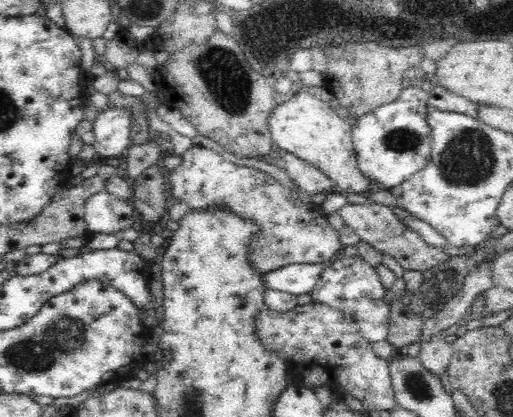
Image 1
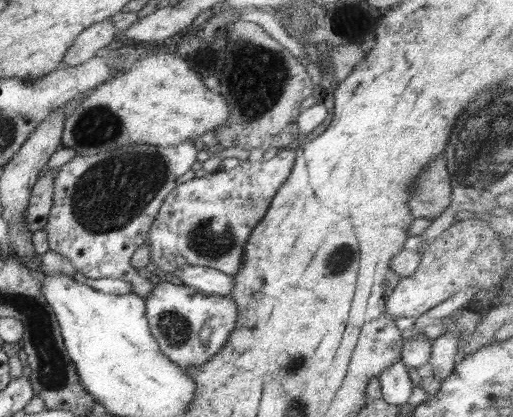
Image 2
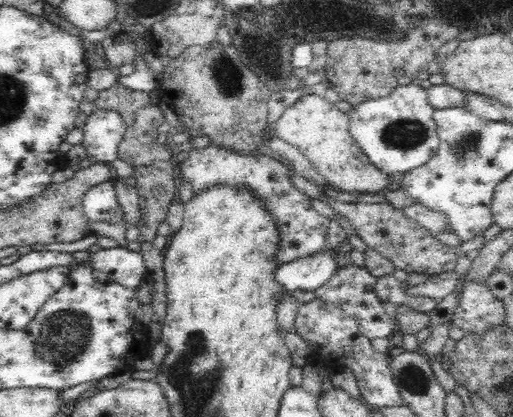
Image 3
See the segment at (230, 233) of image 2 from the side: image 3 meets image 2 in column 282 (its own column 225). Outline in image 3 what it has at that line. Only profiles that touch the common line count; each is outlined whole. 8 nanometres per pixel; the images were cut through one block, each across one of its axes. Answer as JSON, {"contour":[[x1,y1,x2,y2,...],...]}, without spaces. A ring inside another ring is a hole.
{"contour":[[215,144,208,145,204,150,192,150,188,158,181,162,176,170,176,179,179,183,189,180,193,194,197,195,204,189,216,183,224,183,230,187,250,189,260,195,264,207,272,213,276,221,276,229,280,231,280,248,276,252,276,263,284,264,297,258,304,258,312,253,338,249,348,235,334,218,319,214,310,204,311,197,302,193,292,183,292,168,280,160,270,156,242,154,229,151]]}

